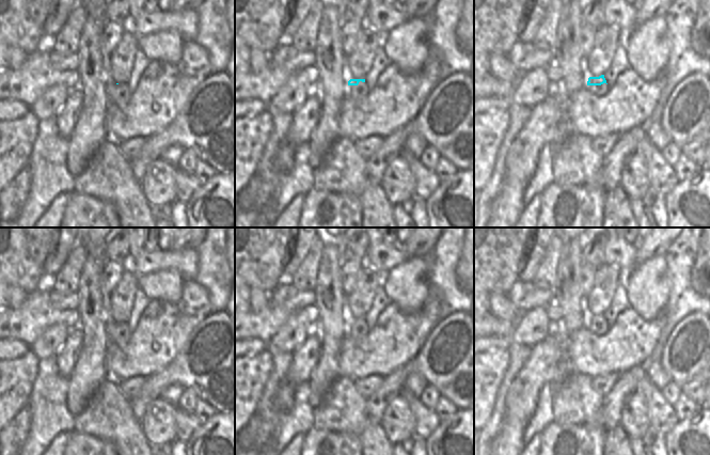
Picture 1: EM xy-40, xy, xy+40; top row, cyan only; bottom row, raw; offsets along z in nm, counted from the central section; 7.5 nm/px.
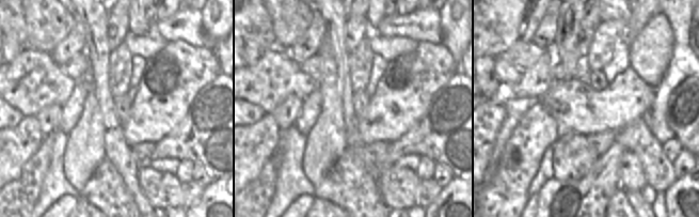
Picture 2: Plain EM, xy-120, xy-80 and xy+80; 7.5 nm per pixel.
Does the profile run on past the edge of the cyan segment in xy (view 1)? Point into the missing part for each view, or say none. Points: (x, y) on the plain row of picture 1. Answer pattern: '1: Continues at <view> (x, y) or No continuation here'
1: No continuation here.

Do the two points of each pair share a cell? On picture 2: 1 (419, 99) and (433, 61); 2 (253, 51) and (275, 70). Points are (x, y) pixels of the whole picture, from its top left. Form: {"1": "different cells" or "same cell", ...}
{"1": "same cell", "2": "different cells"}

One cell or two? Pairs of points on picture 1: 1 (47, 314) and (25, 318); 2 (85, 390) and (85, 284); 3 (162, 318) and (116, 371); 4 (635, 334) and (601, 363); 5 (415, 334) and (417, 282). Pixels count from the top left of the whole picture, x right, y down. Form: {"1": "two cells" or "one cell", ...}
{"1": "one cell", "2": "one cell", "3": "one cell", "4": "one cell", "5": "two cells"}

